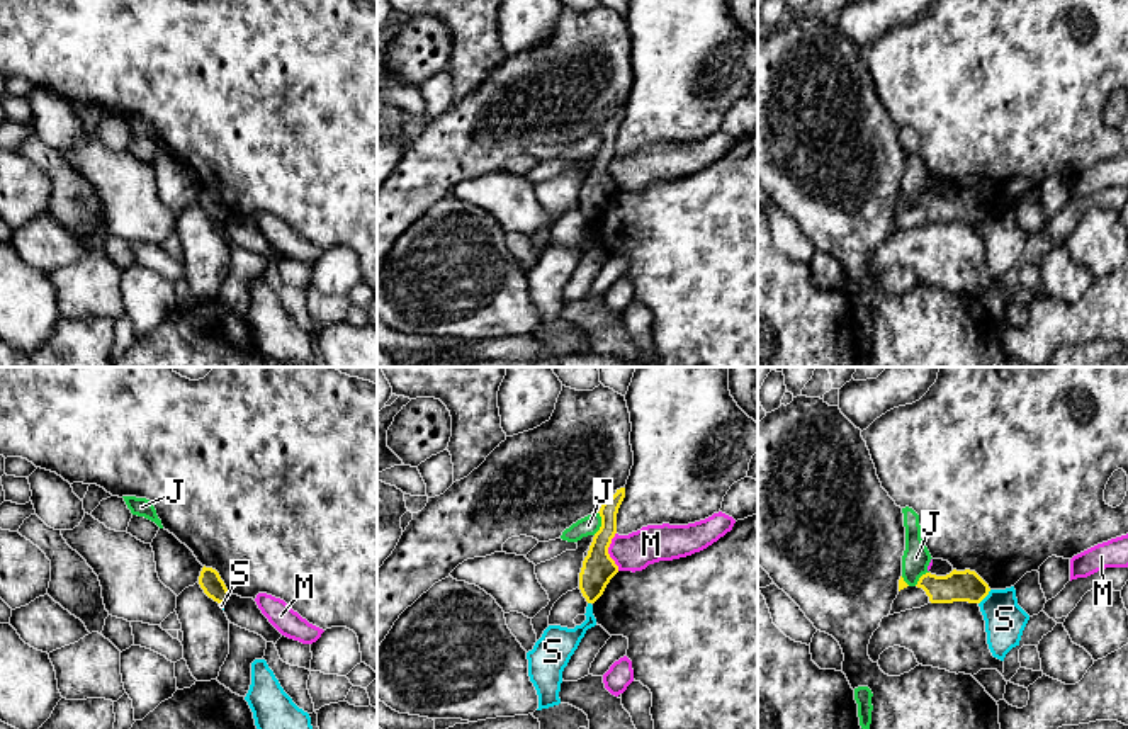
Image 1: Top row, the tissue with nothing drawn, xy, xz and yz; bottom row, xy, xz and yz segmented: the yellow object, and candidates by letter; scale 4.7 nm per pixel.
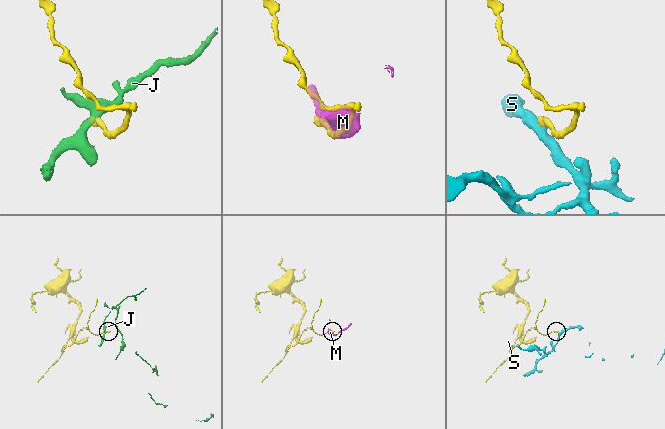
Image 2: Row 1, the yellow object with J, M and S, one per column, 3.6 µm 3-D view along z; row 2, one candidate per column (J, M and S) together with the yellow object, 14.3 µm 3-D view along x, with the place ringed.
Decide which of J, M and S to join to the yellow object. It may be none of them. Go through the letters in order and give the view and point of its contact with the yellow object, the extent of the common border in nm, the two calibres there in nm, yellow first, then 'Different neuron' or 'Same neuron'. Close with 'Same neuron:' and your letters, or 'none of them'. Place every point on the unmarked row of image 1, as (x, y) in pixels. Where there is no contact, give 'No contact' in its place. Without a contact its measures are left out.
J: Touches yellow at xz (602, 143). Shared border 110 nm. Thickness 160 nm (yellow) against 90 nm. Different neuron
M: Touches yellow at xz (607, 170). Shared border 180 nm. Thickness 160 nm (yellow) against 180 nm. Different neuron
S: Touches yellow at yz (986, 214). Shared border 90 nm. Thickness 150 nm (yellow) against 190 nm. Different neuron
Same neuron: none of them

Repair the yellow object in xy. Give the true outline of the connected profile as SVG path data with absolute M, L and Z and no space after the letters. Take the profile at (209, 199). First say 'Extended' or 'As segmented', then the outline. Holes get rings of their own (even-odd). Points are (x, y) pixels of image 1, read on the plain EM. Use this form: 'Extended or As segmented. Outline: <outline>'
As segmented. Outline: M202 187L199 204L204 212L217 223L224 223L229 216L224 201L221 199L219 192L212 187Z

